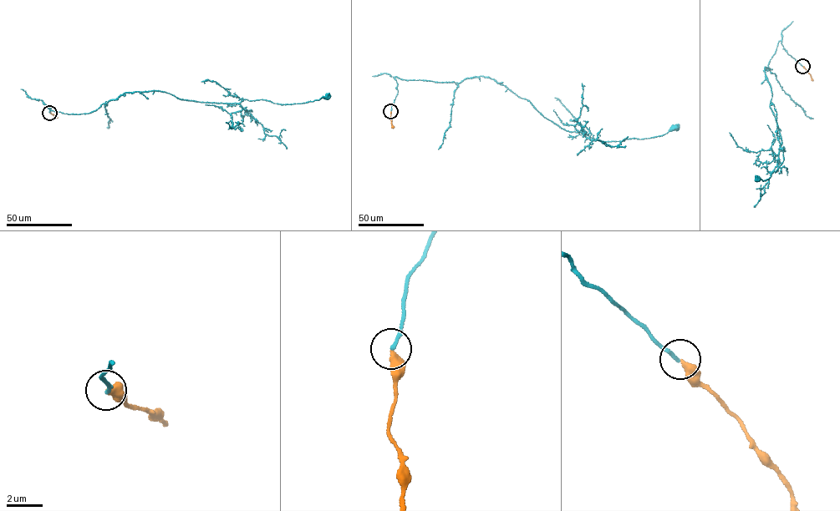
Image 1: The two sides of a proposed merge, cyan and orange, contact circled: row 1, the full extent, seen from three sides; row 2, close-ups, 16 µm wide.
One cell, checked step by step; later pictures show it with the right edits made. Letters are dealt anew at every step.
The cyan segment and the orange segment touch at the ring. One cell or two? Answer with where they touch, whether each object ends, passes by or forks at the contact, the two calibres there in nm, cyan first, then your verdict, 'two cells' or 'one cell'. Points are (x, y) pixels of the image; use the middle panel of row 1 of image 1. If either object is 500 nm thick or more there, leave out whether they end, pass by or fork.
at (390, 111); cyan ends there; orange ends there; 200 nm thick on the cyan side, 420 nm on the other; one cell

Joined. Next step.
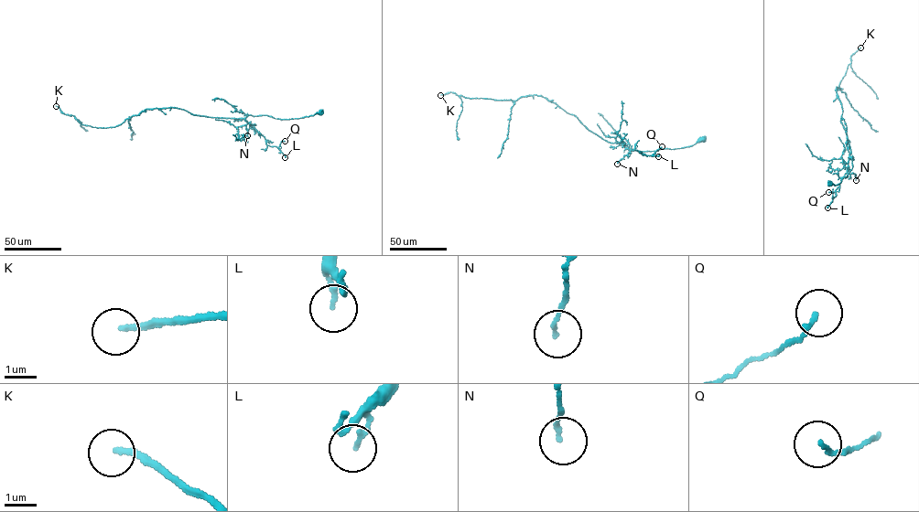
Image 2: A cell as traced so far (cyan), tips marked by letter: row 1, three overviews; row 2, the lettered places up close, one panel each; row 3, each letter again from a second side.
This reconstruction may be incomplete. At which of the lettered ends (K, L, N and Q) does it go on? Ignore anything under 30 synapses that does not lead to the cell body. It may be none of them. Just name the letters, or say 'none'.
K

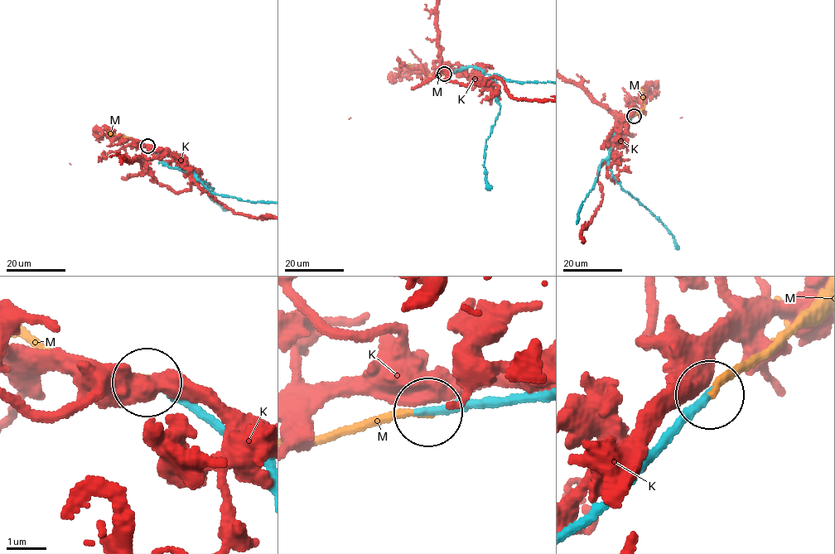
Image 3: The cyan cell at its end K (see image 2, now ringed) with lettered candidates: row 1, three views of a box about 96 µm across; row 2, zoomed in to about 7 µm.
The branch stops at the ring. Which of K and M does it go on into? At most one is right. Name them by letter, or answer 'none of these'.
M

